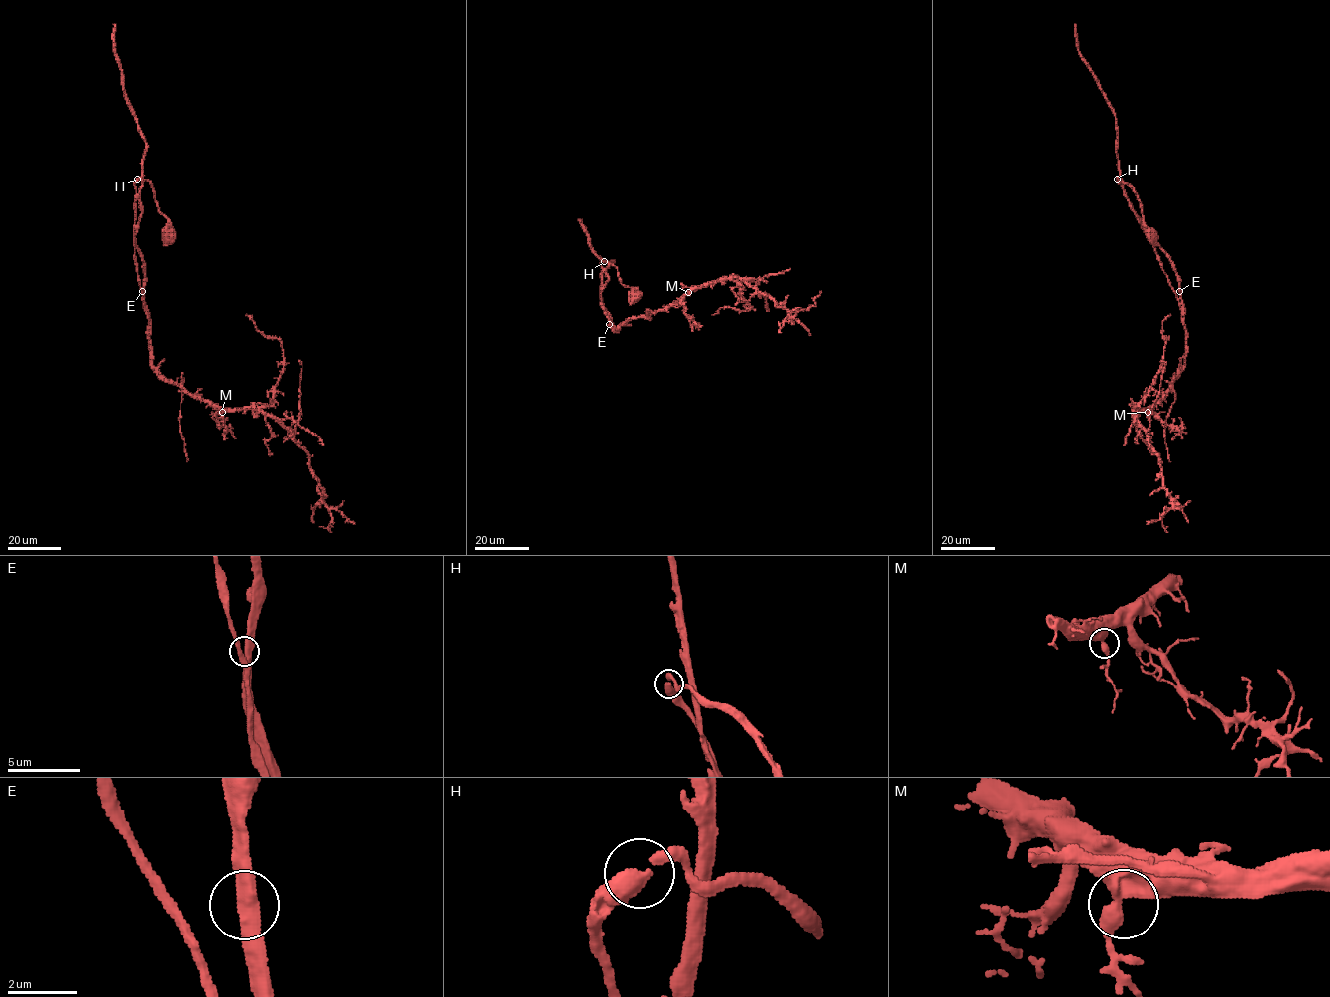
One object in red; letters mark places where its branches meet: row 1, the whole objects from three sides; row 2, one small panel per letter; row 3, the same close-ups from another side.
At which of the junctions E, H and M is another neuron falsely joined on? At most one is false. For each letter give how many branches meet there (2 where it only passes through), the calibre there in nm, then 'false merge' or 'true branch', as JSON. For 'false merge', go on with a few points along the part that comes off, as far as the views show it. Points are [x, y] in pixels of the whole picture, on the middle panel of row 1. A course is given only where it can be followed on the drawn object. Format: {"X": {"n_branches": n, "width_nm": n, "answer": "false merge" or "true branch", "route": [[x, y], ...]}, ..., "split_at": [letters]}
{"E": {"n_branches": 2, "width_nm": 440, "answer": "true branch"}, "H": {"n_branches": 2, "width_nm": 440, "answer": "true branch"}, "M": {"n_branches": 2, "width_nm": 480, "answer": "true branch"}, "split_at": []}

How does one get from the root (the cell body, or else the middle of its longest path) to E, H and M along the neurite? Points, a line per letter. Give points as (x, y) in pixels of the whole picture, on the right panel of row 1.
E: (1151, 235), (1154, 231), (1145, 225), (1137, 194), (1117, 178), (1142, 229), (1168, 259), (1179, 291)
H: (1151, 235), (1154, 231), (1145, 225), (1137, 194), (1117, 179)
M: (1151, 235), (1154, 231), (1145, 225), (1137, 194), (1117, 178), (1176, 295), (1185, 335), (1185, 365), (1148, 412)

